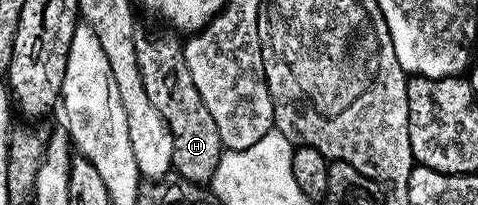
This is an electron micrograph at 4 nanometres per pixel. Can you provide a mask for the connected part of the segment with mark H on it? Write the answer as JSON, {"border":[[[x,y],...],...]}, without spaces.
{"border":[[[165,31],[158,32],[155,36],[135,35],[136,62],[140,62],[140,78],[144,78],[144,90],[148,90],[148,99],[151,100],[152,106],[160,110],[160,118],[164,118],[166,125],[170,127],[173,171],[181,179],[206,186],[213,181],[216,166],[220,166],[220,158],[224,151],[220,130],[216,130],[216,118],[208,114],[208,106],[204,106],[204,98],[200,98],[200,90],[196,90],[192,74],[188,74],[188,62],[182,53],[183,41],[173,31]]]}

